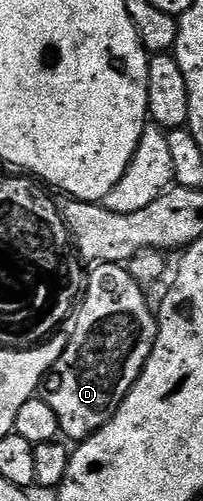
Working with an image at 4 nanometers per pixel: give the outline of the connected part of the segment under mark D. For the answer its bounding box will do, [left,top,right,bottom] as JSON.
[43,263,157,441]

